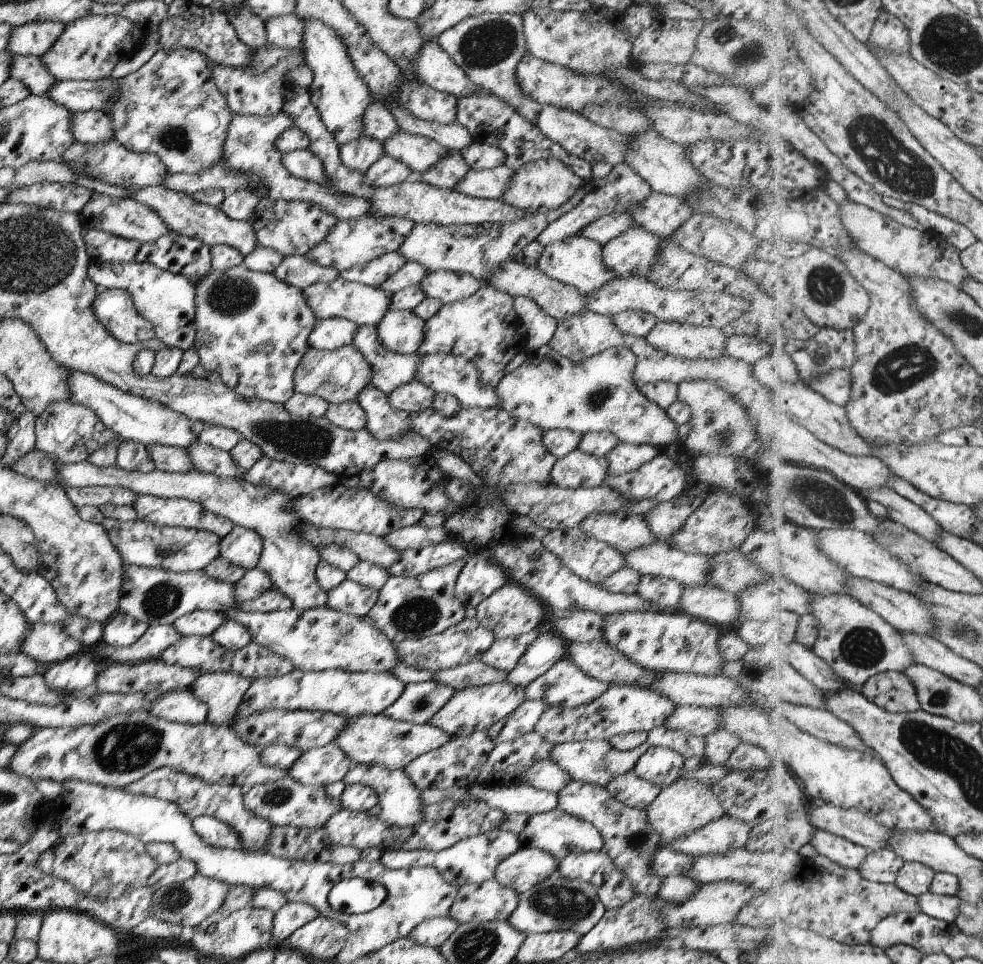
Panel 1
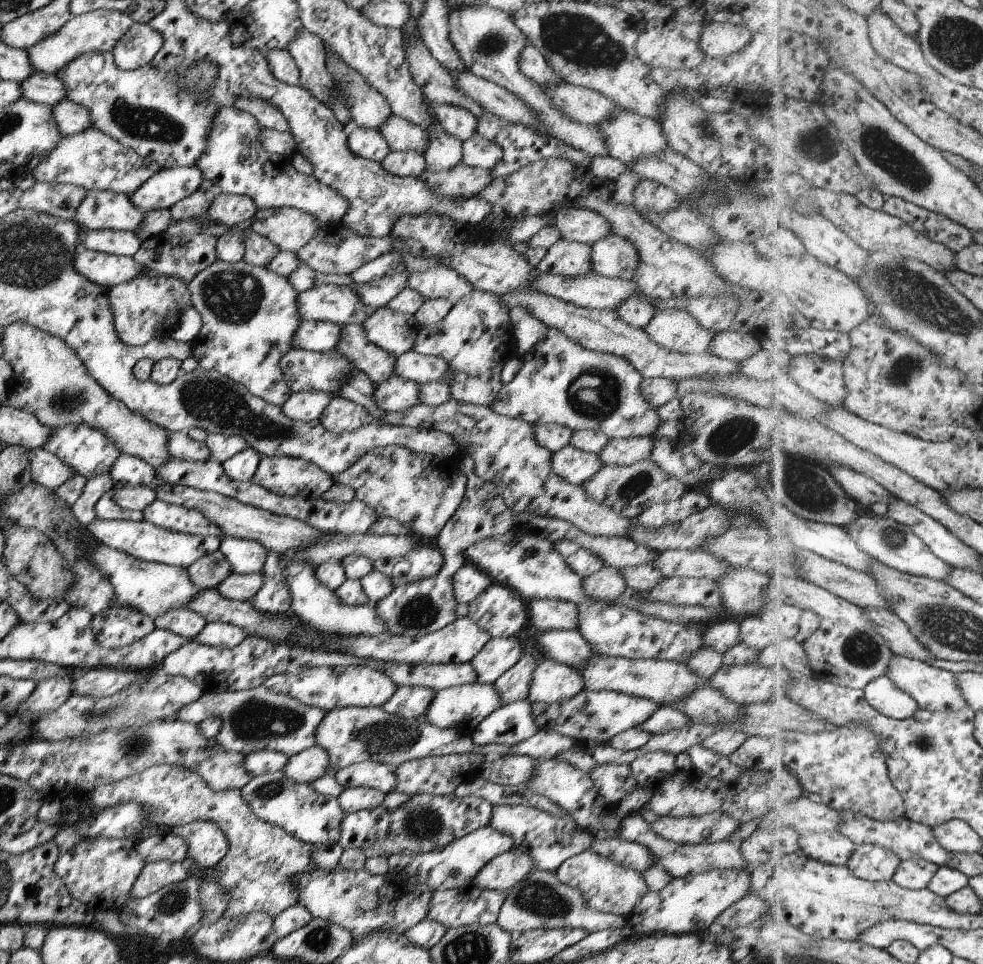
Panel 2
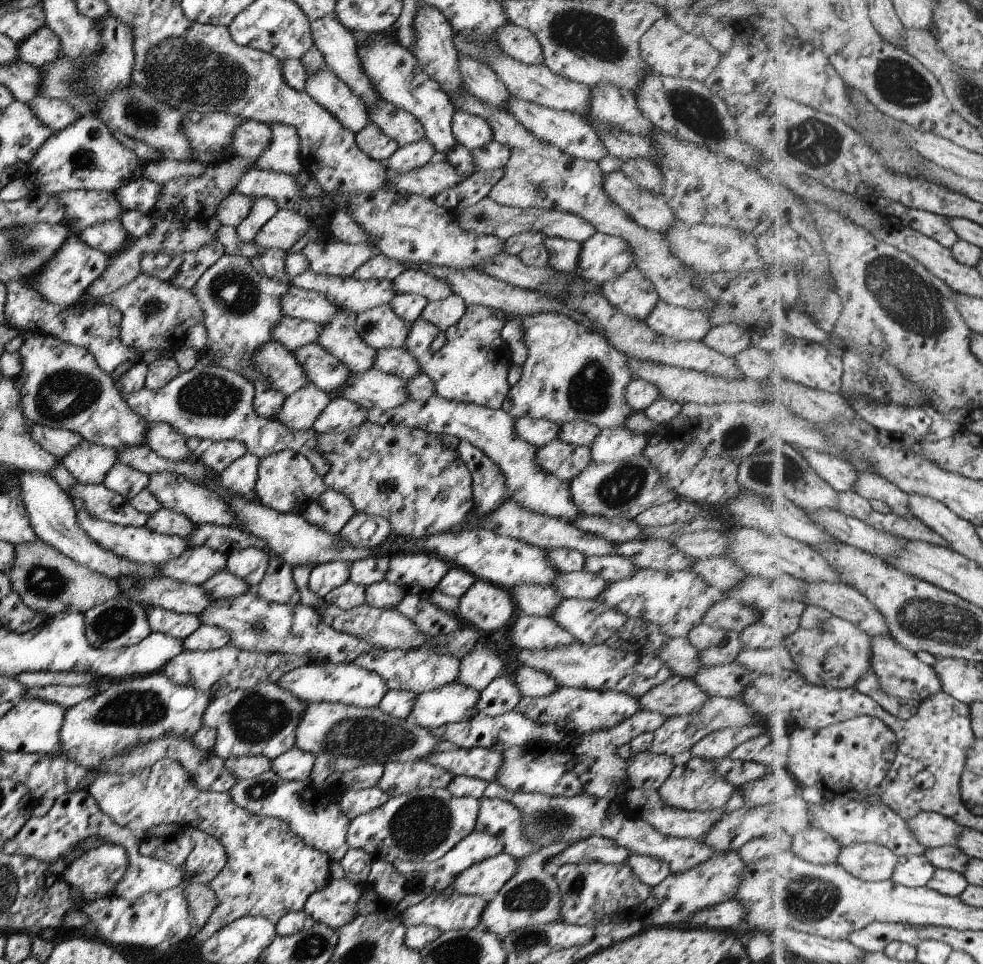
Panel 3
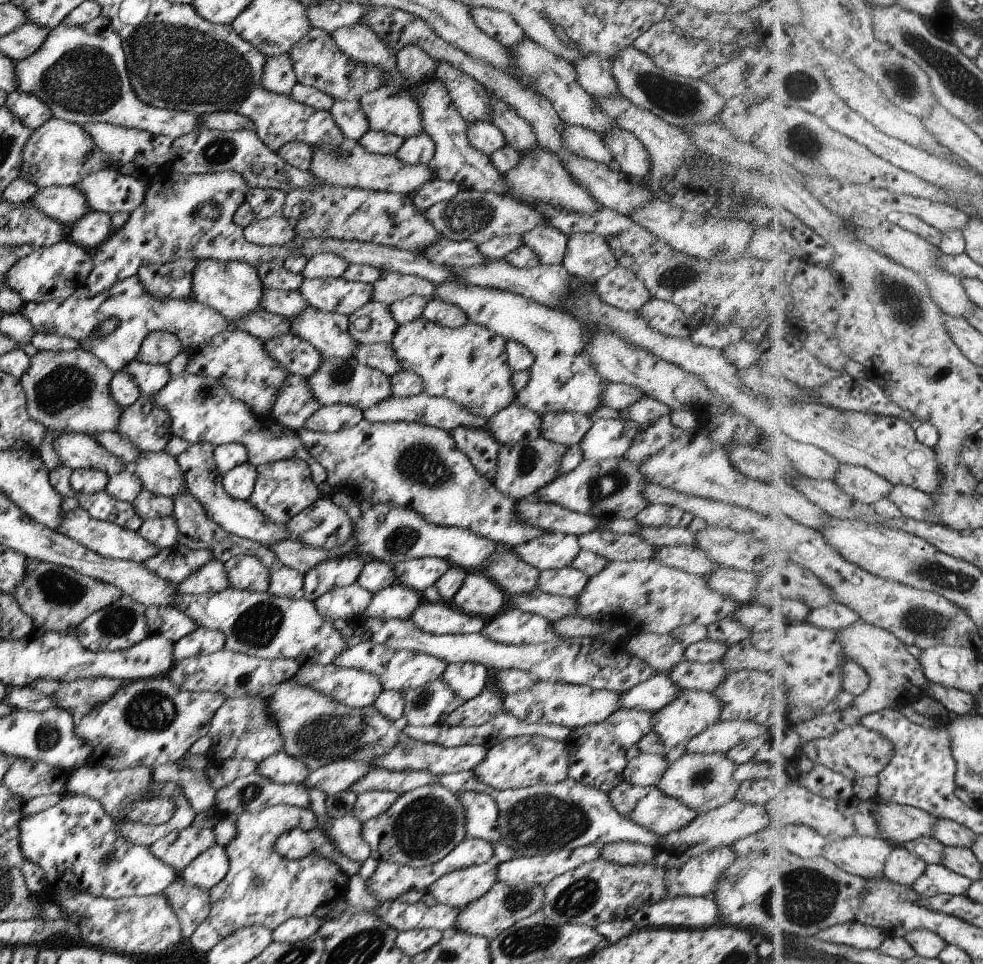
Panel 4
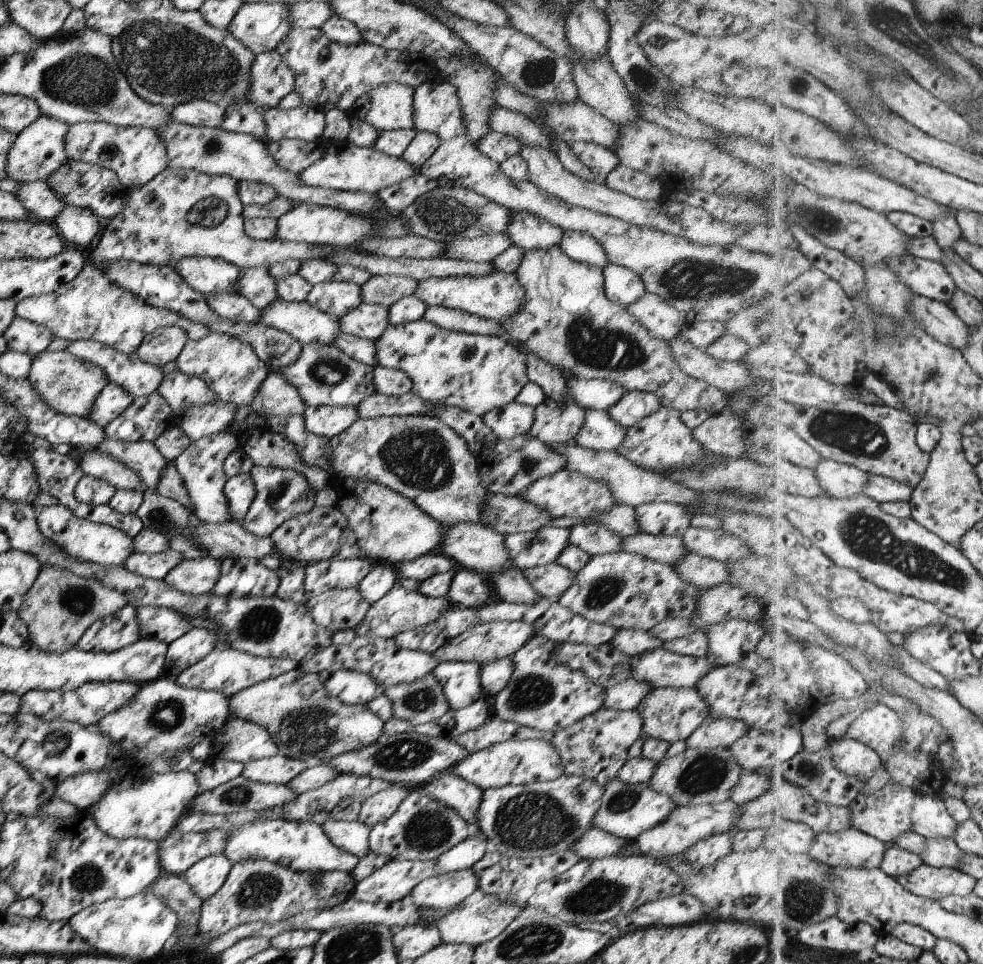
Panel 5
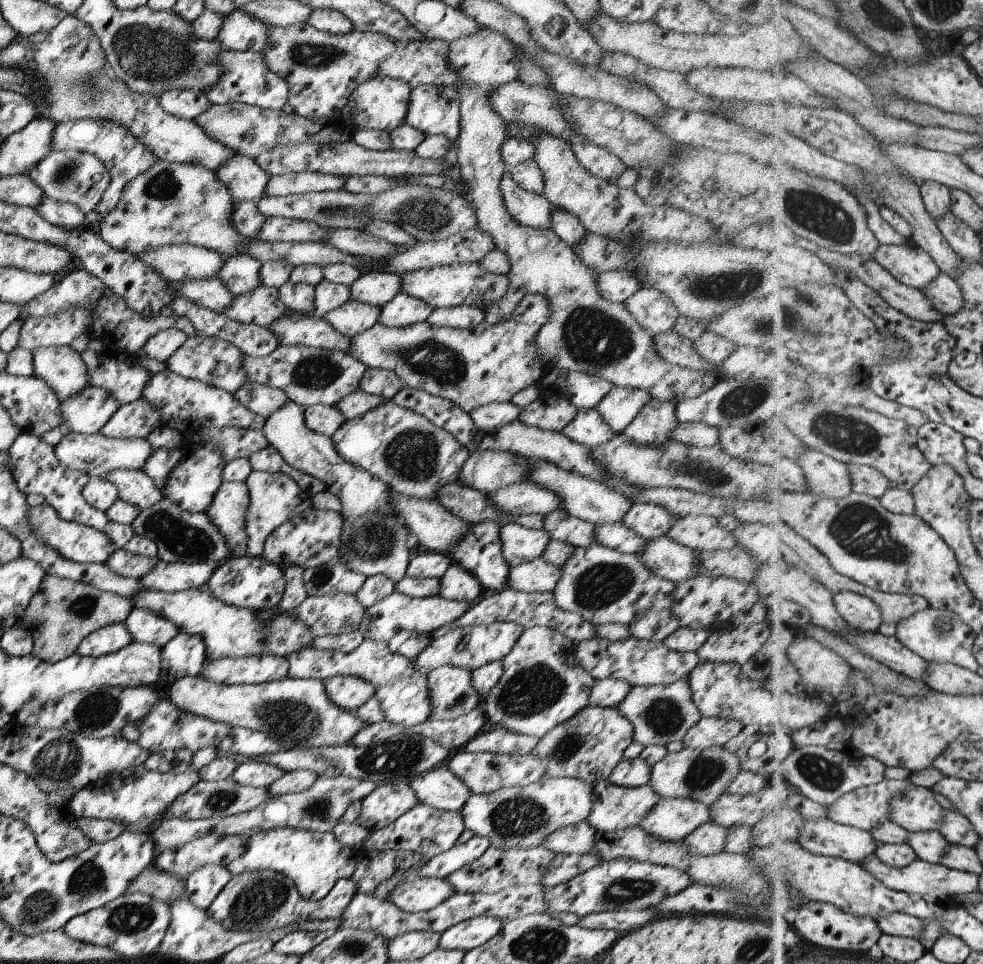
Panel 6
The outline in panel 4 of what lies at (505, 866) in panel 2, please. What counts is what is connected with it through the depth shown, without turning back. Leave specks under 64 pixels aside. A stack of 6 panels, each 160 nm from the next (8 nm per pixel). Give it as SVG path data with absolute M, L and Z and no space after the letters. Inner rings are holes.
M496 860L485 861L480 865L471 865L448 872L434 880L425 890L435 902L462 909L467 903L485 894L496 882Z

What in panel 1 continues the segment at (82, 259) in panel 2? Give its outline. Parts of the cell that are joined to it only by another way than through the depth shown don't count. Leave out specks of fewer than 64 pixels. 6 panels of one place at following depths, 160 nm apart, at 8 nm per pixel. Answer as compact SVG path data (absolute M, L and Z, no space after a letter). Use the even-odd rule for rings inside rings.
M89 261L87 276L98 290L121 289L131 296L133 308L143 316L151 328L155 341L163 346L176 347L182 352L192 348L191 339L194 330L195 285L185 276L161 271L147 263L129 262L124 264L107 264Z

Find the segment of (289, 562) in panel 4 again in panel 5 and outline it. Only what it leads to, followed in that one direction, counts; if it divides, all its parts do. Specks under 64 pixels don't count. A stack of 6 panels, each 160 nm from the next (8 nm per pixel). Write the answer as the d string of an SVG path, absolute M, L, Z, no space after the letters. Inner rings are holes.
M154 489L144 490L141 504L134 515L142 522L143 529L162 533L164 538L168 540L168 548L178 552L183 559L211 557L221 562L225 558L245 557L259 560L274 550L269 537L257 538L249 534L237 521L203 522L180 502L161 496Z

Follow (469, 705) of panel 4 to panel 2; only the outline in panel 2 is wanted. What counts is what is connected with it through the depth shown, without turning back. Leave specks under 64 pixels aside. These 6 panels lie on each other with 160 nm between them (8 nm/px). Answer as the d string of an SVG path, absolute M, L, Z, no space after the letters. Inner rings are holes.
M537 648L530 653L522 653L519 661L493 682L493 688L499 694L501 704L509 705L511 702L526 699L531 672L535 670L540 658L543 657Z

